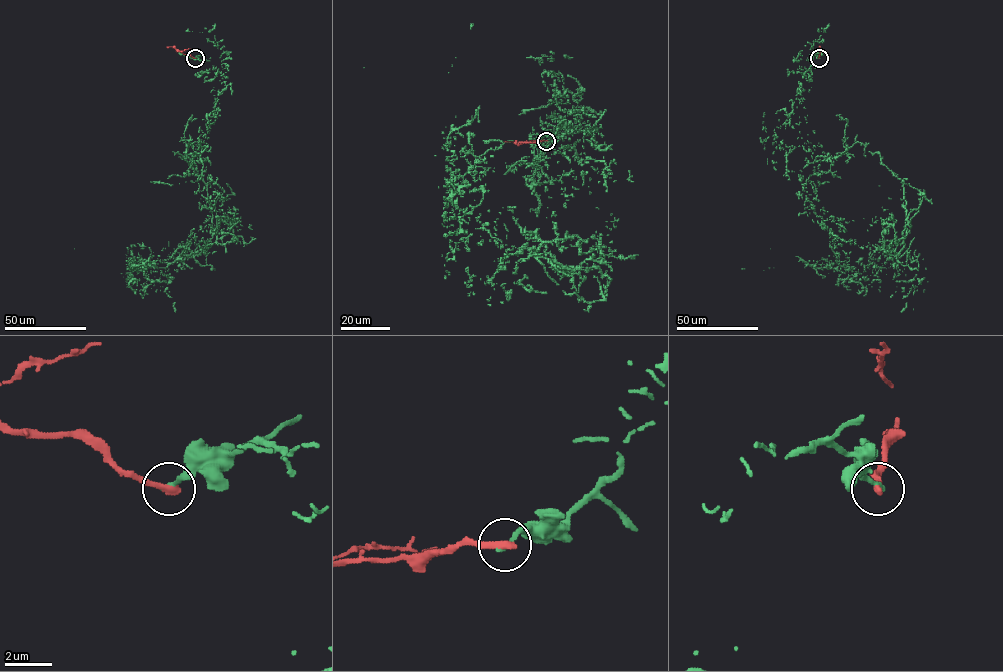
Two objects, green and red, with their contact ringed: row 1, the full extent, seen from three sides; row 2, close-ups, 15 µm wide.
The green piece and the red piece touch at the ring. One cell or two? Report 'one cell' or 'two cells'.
two cells

